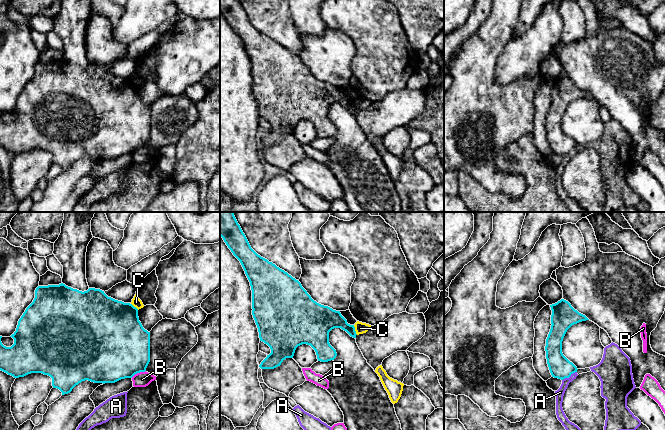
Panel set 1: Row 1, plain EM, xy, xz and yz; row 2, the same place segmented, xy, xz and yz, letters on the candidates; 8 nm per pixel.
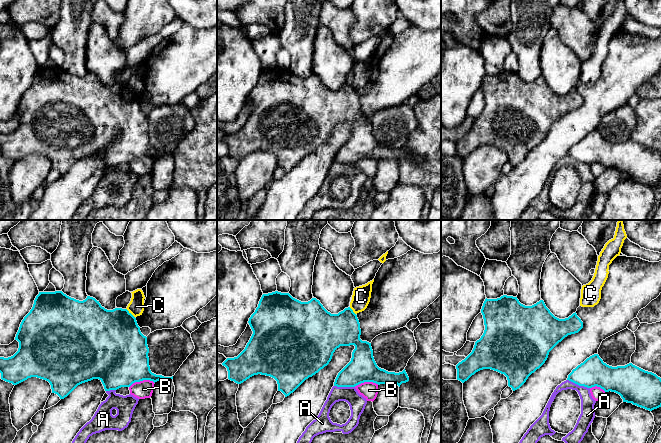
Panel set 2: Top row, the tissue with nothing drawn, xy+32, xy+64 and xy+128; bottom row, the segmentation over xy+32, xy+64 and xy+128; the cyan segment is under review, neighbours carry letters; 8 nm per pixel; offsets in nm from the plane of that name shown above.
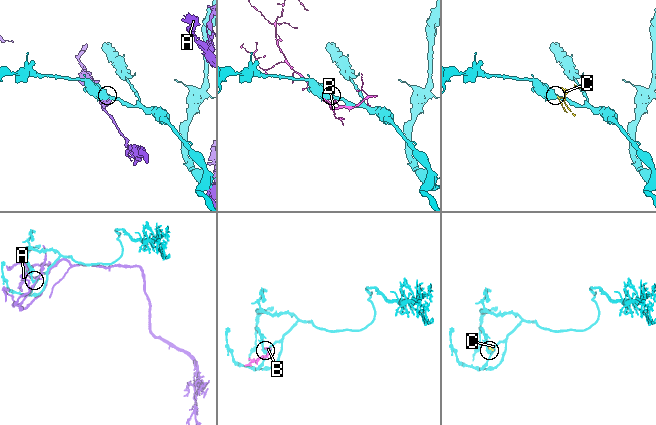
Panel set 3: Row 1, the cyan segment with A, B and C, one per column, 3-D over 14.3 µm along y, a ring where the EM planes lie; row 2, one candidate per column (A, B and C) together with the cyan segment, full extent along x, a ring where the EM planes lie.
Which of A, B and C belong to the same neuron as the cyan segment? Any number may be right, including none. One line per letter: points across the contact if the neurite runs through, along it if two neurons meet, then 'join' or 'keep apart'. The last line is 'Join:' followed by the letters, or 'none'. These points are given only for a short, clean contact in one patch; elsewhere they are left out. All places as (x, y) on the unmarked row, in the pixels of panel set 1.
A: keep apart
B: keep apart
C: border along xz (353, 101), (357, 110); keep apart
Join: none

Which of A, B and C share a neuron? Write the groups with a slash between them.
A / B / C

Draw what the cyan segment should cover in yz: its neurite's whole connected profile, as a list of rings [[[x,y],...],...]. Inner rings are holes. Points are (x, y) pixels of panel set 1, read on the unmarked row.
[[[564,75],[550,81],[550,83],[552,101],[546,115],[546,135],[552,153],[563,156],[578,146],[562,129],[563,114],[572,101],[589,95],[575,86]]]

